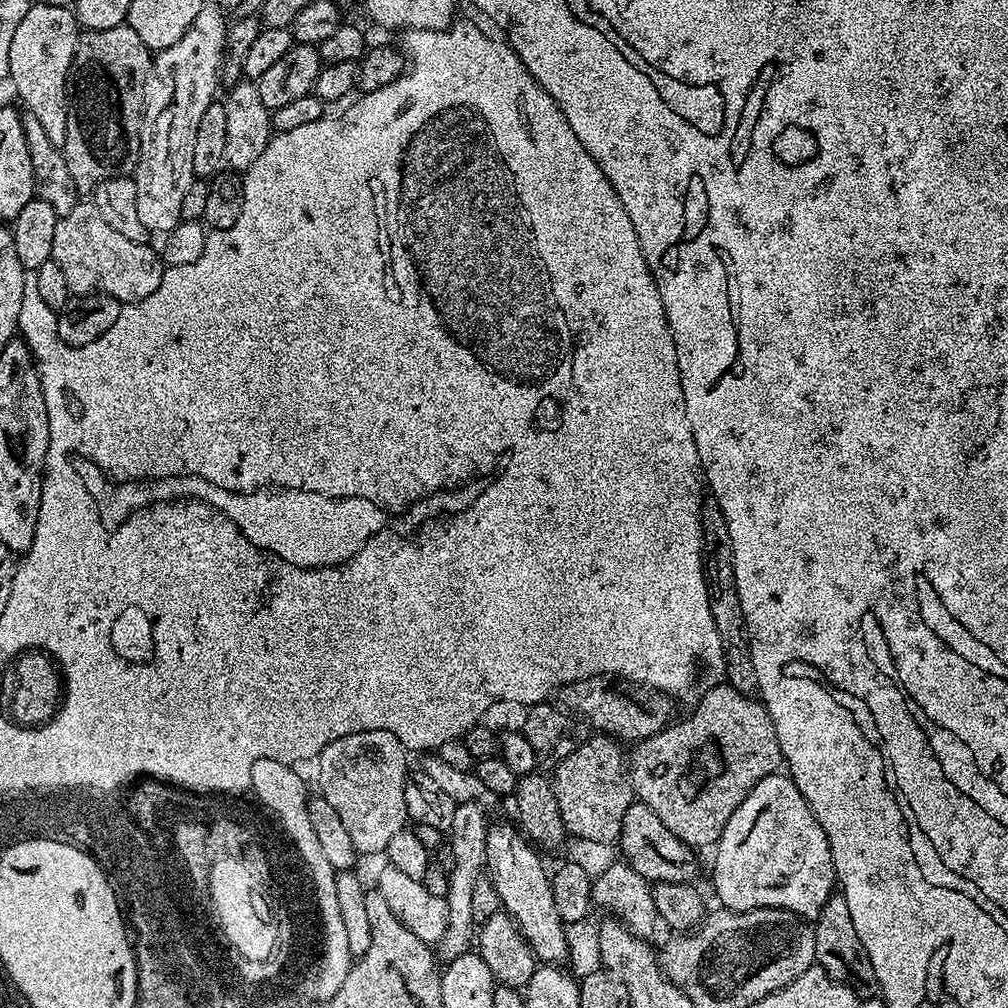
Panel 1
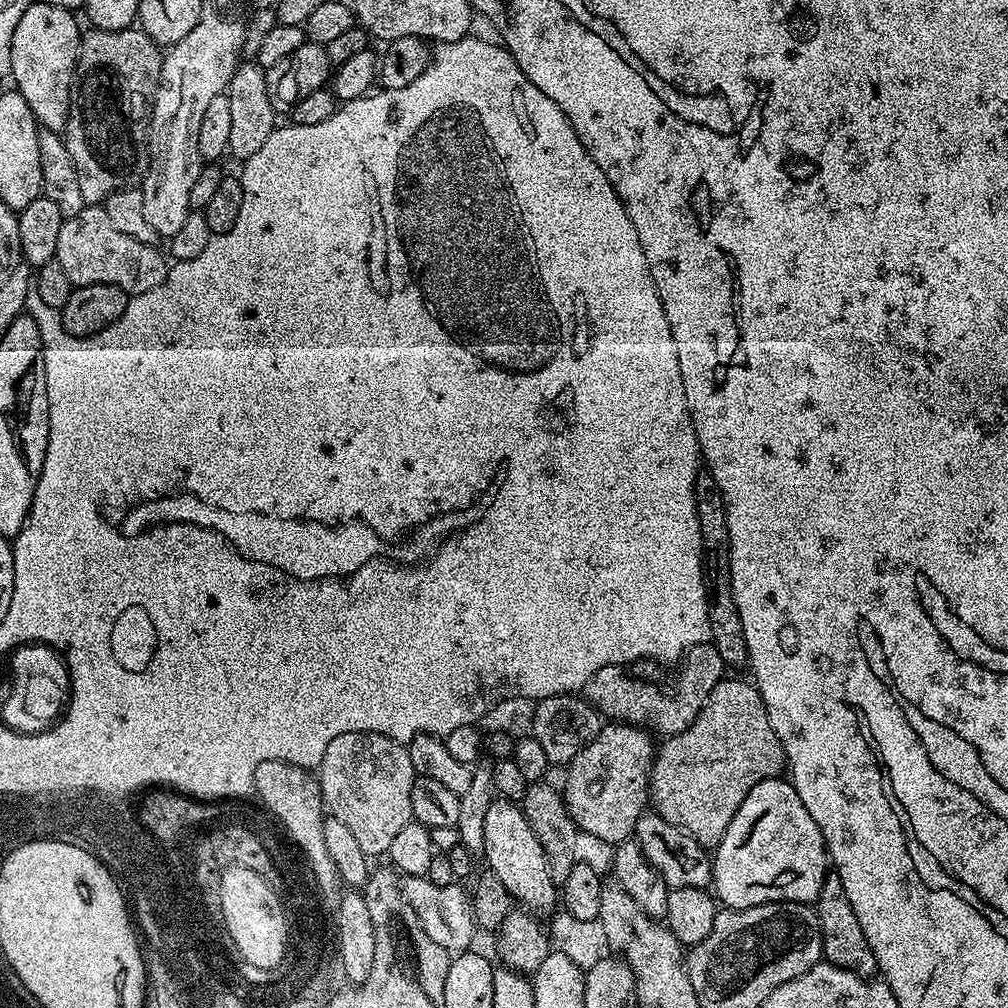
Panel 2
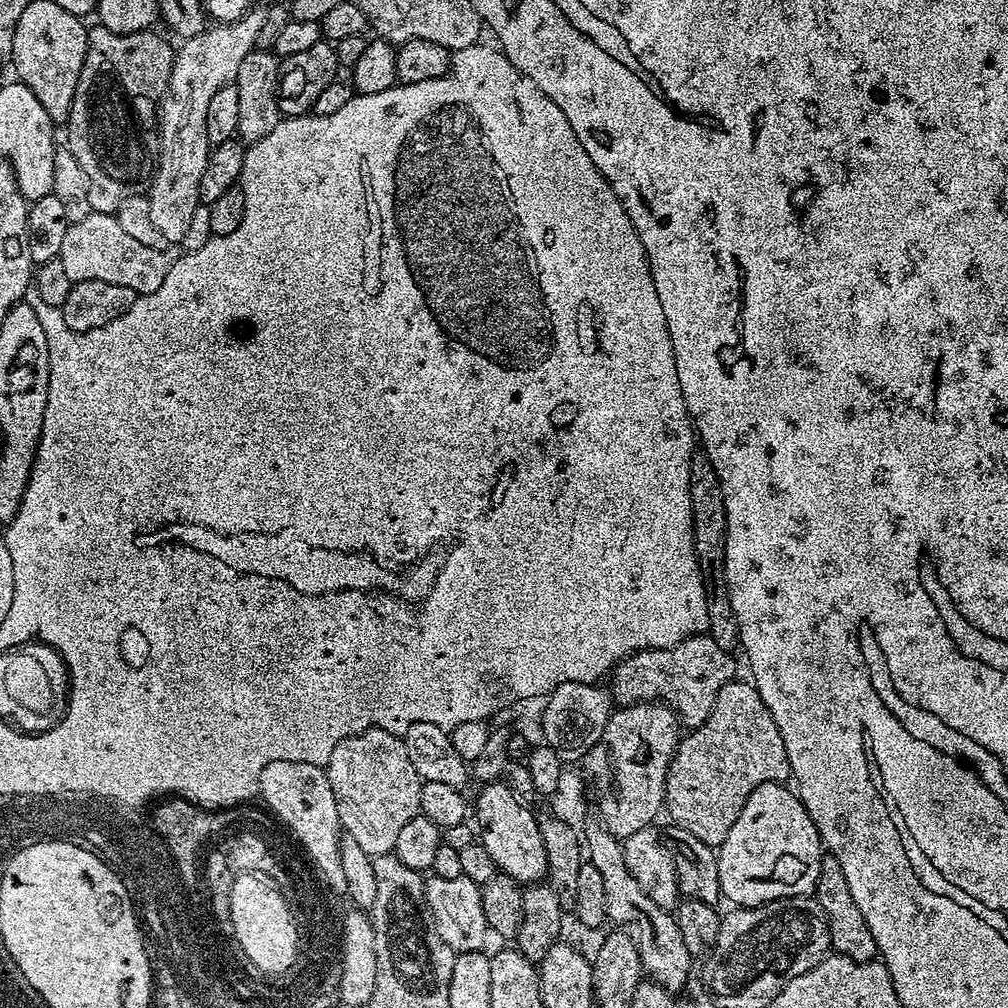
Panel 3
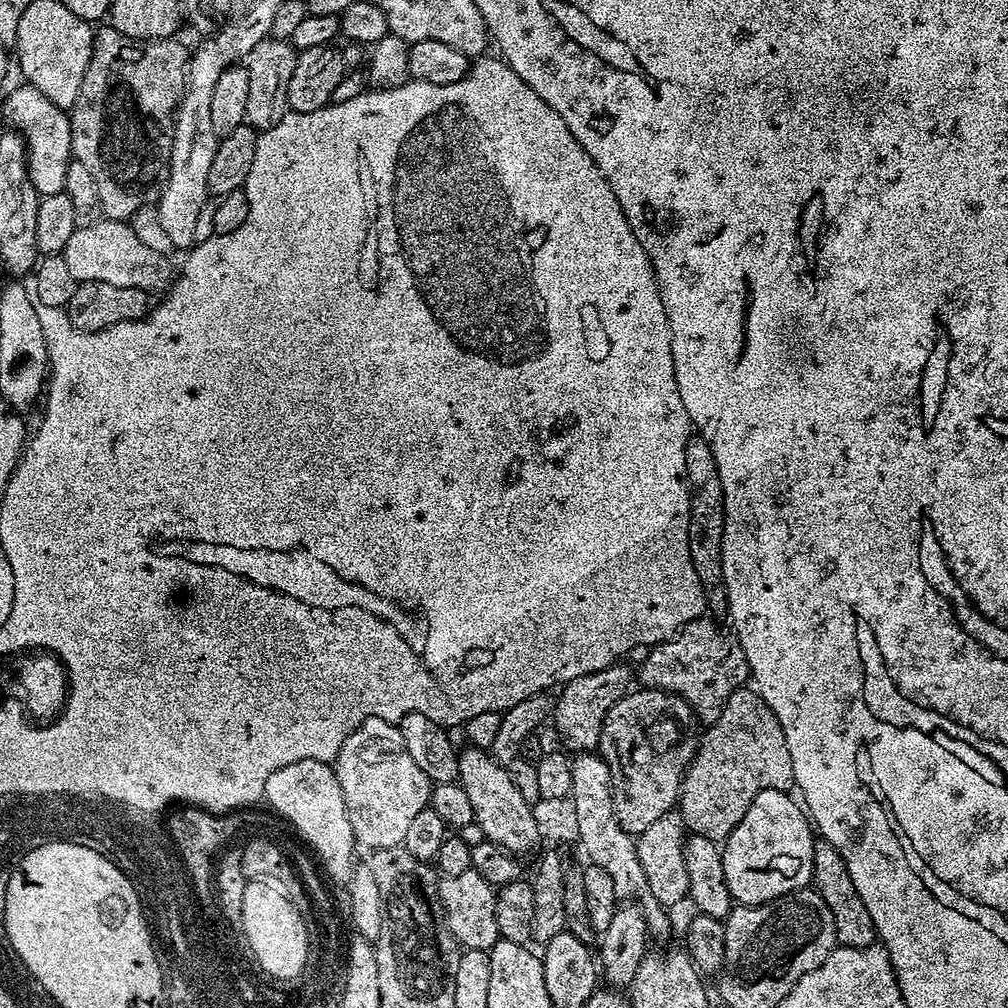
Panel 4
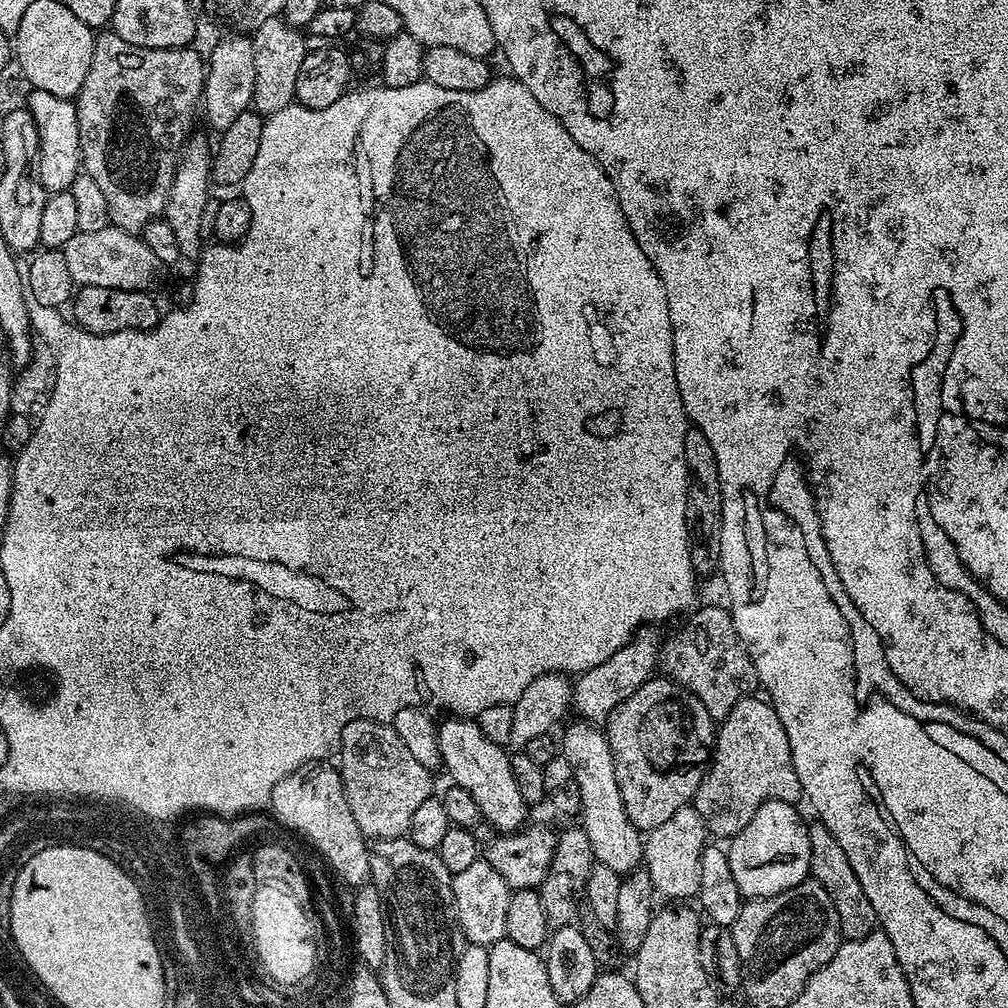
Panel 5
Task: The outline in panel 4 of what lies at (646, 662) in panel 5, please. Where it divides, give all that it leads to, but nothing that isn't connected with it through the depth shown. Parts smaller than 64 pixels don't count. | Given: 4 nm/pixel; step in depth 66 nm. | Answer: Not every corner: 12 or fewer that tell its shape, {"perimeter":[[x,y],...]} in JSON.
{"perimeter":[[624,662],[582,674],[554,700],[569,753],[599,745],[606,714],[634,684]]}

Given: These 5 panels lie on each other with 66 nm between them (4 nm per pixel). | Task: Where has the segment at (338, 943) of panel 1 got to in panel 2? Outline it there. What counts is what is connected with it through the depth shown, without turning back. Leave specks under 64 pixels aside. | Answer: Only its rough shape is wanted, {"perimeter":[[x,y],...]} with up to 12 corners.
{"perimeter":[[281,760],[256,767],[259,803],[286,818],[318,890],[342,895],[322,826],[319,779]]}

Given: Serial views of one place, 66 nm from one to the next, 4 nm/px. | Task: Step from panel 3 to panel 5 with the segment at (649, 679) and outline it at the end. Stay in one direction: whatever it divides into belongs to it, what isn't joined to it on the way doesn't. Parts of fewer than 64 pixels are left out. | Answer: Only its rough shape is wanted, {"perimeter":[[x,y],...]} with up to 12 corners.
{"perimeter":[[727,607],[699,608],[658,668],[727,718],[757,691]]}

